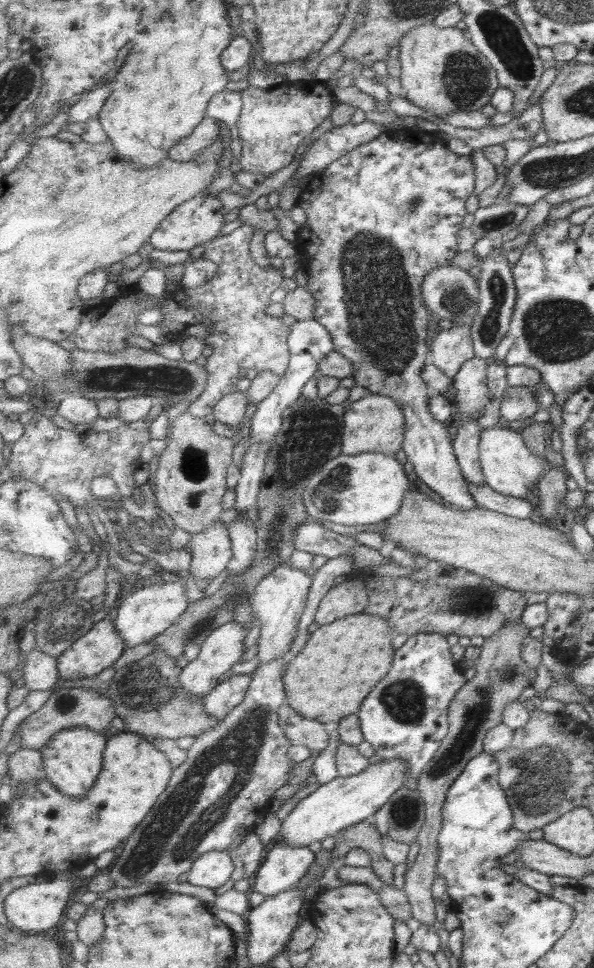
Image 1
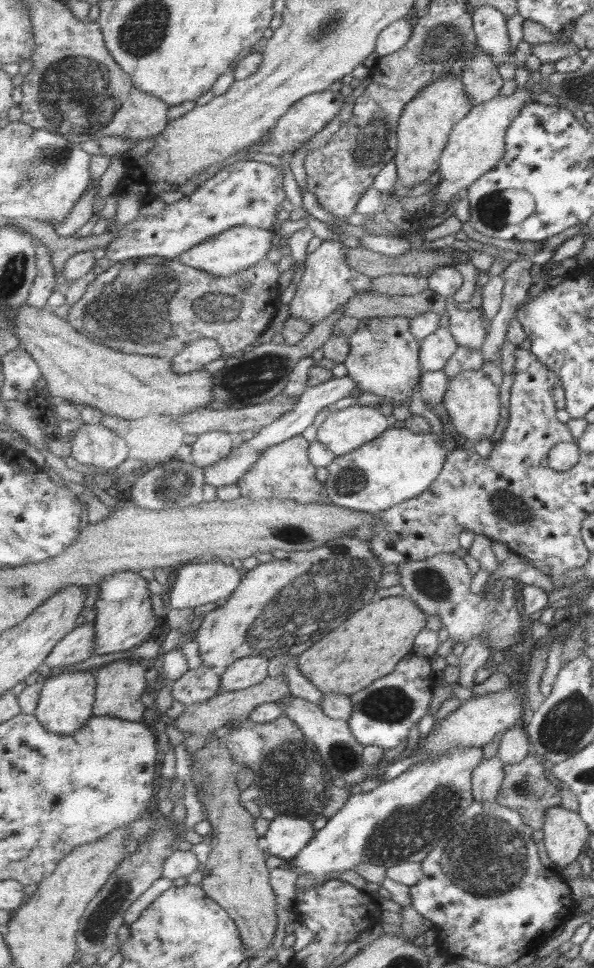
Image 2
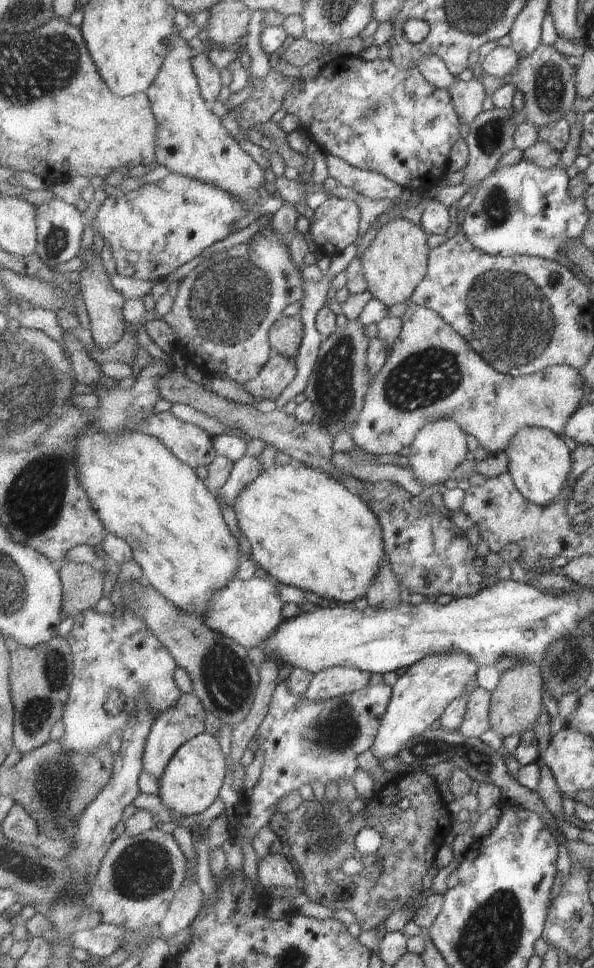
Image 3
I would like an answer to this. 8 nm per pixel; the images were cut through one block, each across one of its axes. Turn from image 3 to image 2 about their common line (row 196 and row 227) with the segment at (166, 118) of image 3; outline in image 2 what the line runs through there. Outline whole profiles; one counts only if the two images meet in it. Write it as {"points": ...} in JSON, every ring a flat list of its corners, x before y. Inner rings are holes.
{"points":[[237,226,221,233,219,237,209,238,179,258,187,266,203,270,215,277,229,278,243,270,255,267,263,261,273,248,273,234,268,229,257,229,249,226]]}

